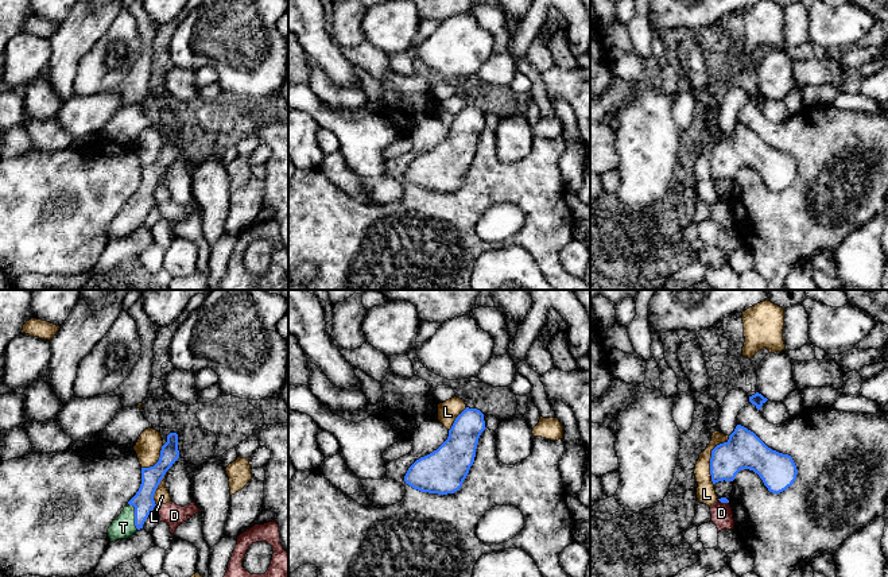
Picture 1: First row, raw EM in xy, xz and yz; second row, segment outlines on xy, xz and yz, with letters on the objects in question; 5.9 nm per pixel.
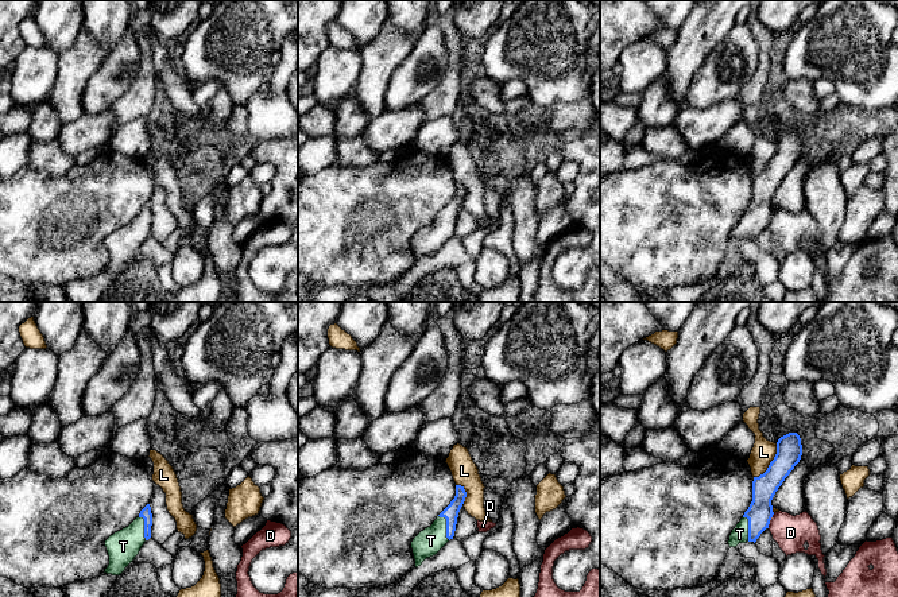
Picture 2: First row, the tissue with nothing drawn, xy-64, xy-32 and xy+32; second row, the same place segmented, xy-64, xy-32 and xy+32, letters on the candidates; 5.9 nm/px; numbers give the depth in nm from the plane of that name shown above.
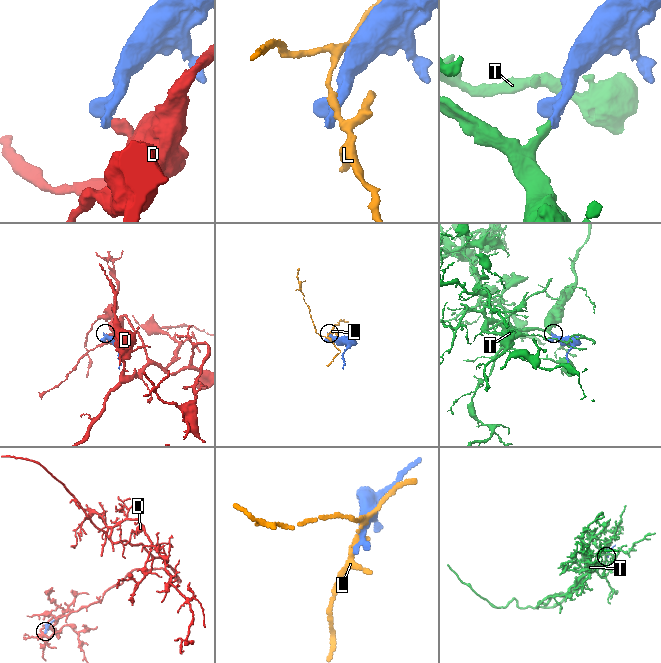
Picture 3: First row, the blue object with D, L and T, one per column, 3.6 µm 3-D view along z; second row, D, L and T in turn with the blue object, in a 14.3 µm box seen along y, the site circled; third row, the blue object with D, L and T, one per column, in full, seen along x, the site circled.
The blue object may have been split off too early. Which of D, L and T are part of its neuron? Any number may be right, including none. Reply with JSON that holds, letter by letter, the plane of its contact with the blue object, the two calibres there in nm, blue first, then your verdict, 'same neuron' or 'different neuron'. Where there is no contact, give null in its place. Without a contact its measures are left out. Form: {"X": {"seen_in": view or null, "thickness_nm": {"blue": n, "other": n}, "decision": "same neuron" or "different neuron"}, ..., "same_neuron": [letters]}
{"D": {"seen_in": "yz", "thickness_nm": {"blue": 30, "other": 130}, "decision": "different neuron"}, "L": {"seen_in": "yz", "thickness_nm": {"blue": 220, "other": 110}, "decision": "different neuron"}, "T": {"seen_in": "xy", "thickness_nm": {"blue": 130, "other": 140}, "decision": "same neuron"}, "same_neuron": ["T"]}

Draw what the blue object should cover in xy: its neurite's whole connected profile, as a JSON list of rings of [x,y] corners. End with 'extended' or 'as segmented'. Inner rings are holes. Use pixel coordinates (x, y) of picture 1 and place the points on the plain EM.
[[[170,131],[162,144],[159,159],[150,166],[141,166],[141,182],[136,193],[128,200],[121,212],[108,226],[110,240],[131,236],[154,208],[154,193],[166,170],[179,156],[178,132]]]; extended

